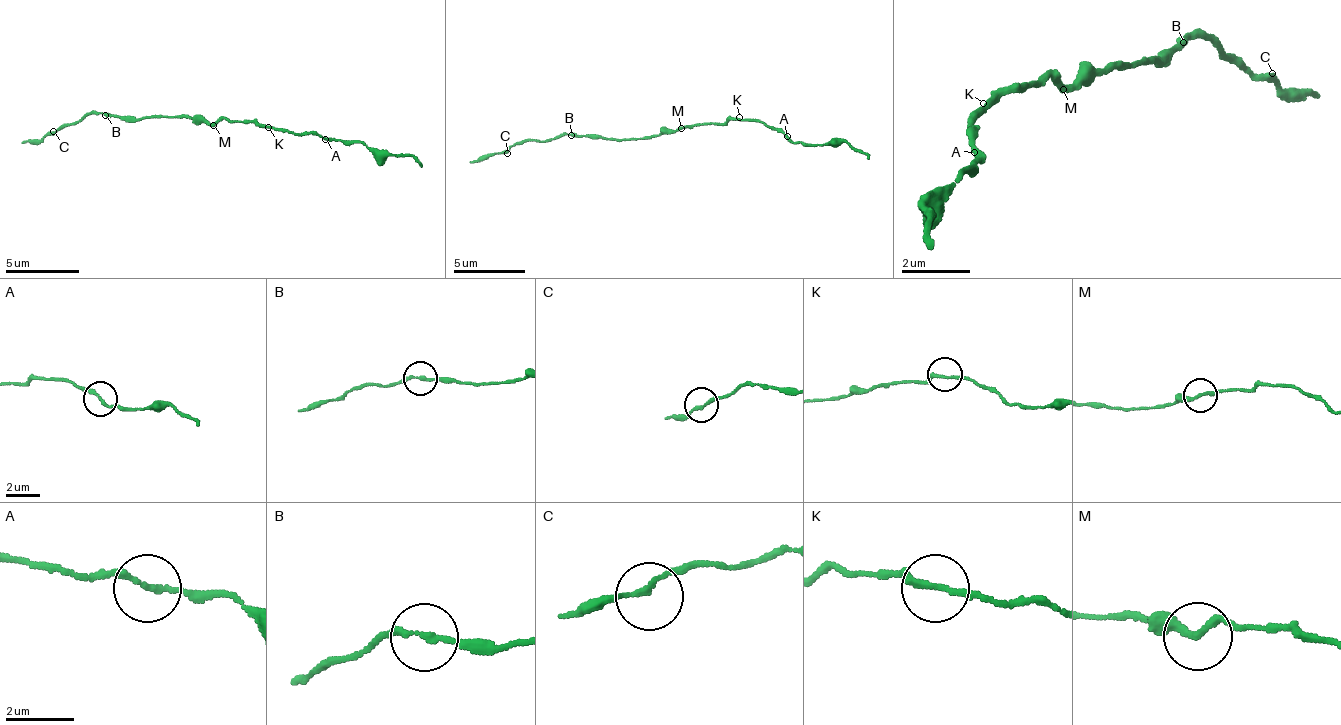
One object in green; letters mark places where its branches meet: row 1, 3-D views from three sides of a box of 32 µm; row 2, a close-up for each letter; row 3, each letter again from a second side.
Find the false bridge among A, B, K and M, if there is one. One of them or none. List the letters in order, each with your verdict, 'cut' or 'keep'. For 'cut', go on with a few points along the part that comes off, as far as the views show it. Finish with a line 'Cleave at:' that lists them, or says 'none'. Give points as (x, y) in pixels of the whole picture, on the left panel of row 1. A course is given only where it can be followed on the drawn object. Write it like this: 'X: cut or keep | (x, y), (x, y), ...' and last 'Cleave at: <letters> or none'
A: keep
B: keep
K: keep
M: keep
Cleave at: none

